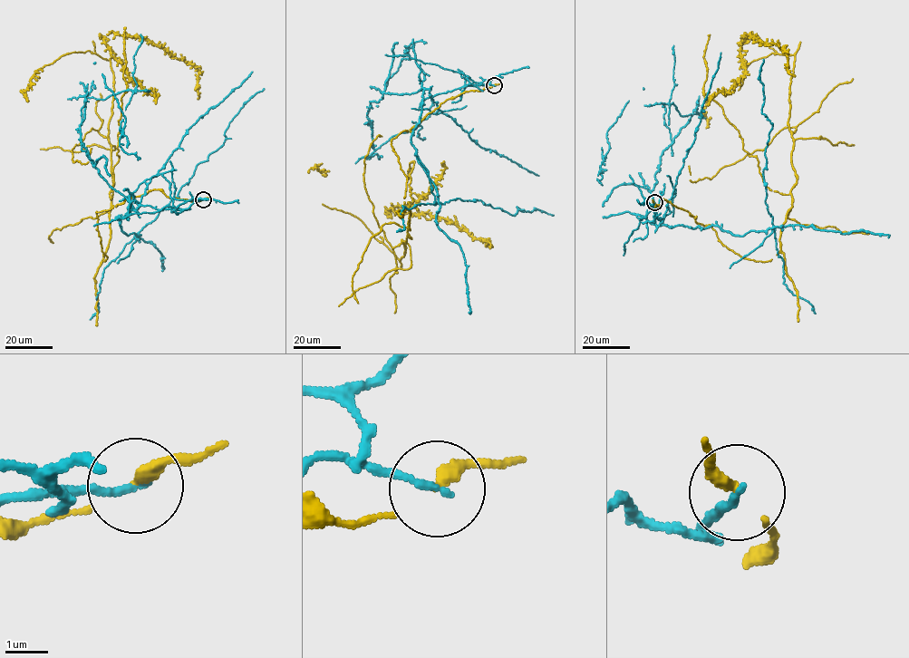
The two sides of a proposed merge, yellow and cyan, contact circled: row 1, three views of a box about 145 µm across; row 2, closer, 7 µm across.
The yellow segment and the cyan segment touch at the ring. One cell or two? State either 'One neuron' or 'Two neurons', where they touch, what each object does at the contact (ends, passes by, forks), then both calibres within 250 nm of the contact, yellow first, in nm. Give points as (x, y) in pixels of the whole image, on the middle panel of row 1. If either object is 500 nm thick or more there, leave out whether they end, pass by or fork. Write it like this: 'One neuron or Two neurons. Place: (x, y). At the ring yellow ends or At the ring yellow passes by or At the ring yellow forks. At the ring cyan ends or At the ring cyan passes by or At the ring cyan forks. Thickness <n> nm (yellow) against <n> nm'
Two neurons. Place: (494, 85). At the ring yellow passes by. At the ring cyan ends. Thickness 200 nm (yellow) against 170 nm

